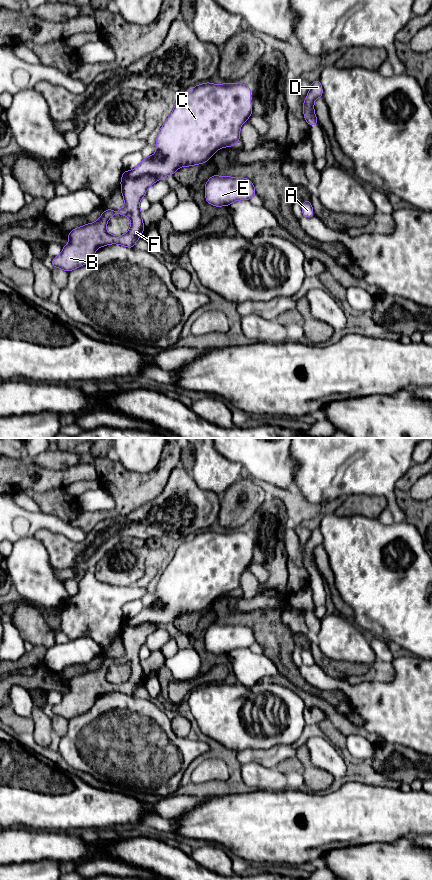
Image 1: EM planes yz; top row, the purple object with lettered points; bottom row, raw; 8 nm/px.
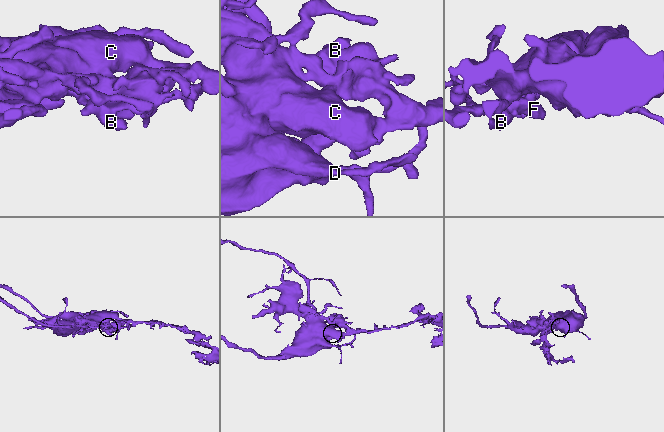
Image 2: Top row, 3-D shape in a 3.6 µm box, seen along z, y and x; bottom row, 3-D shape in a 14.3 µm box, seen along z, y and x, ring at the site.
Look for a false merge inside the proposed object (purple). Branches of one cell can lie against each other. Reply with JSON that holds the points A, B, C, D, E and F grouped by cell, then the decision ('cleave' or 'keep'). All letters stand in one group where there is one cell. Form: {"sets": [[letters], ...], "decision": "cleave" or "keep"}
{"sets": [["A", "C", "D", "E"], ["B", "F"]], "decision": "cleave"}

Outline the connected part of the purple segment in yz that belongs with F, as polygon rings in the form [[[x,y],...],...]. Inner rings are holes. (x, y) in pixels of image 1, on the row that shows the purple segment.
[[[149,174],[138,178],[124,179],[121,182],[121,192],[125,205],[119,211],[107,209],[96,222],[69,232],[67,234],[69,242],[63,246],[62,252],[53,258],[52,266],[70,272],[90,262],[95,251],[102,246],[119,244],[133,248],[145,230],[139,202],[145,196],[147,189],[158,180],[156,176]],[[115,214],[130,218],[131,225],[126,234],[114,236],[107,232],[107,222]]]

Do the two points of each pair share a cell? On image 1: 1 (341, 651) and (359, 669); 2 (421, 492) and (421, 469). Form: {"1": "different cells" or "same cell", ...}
{"1": "different cells", "2": "different cells"}

